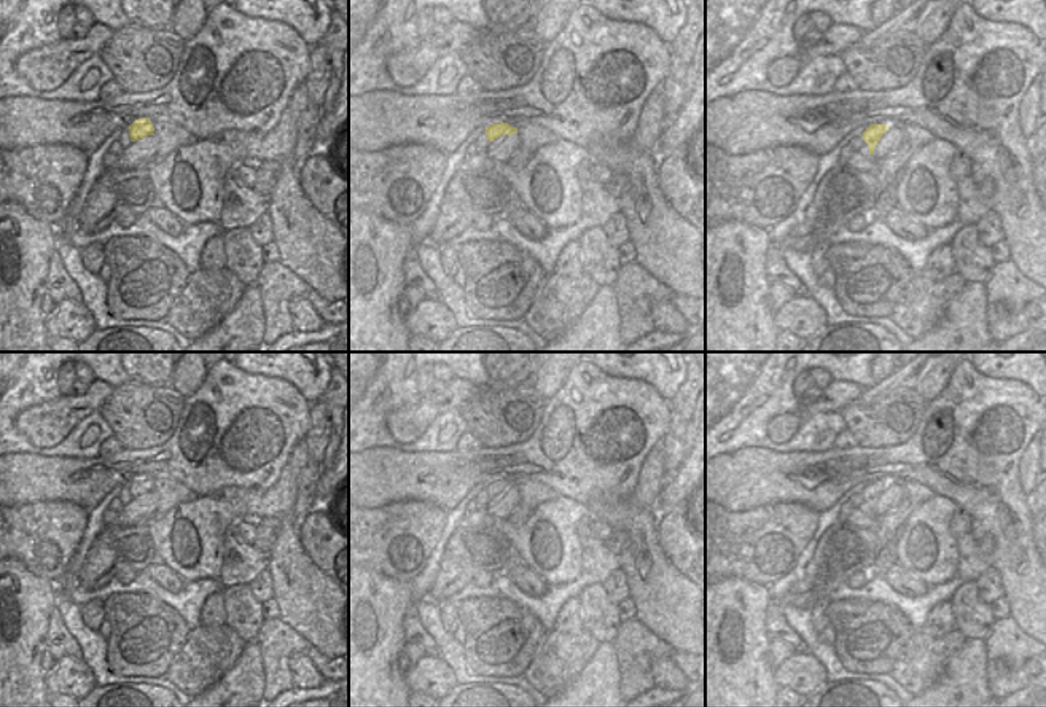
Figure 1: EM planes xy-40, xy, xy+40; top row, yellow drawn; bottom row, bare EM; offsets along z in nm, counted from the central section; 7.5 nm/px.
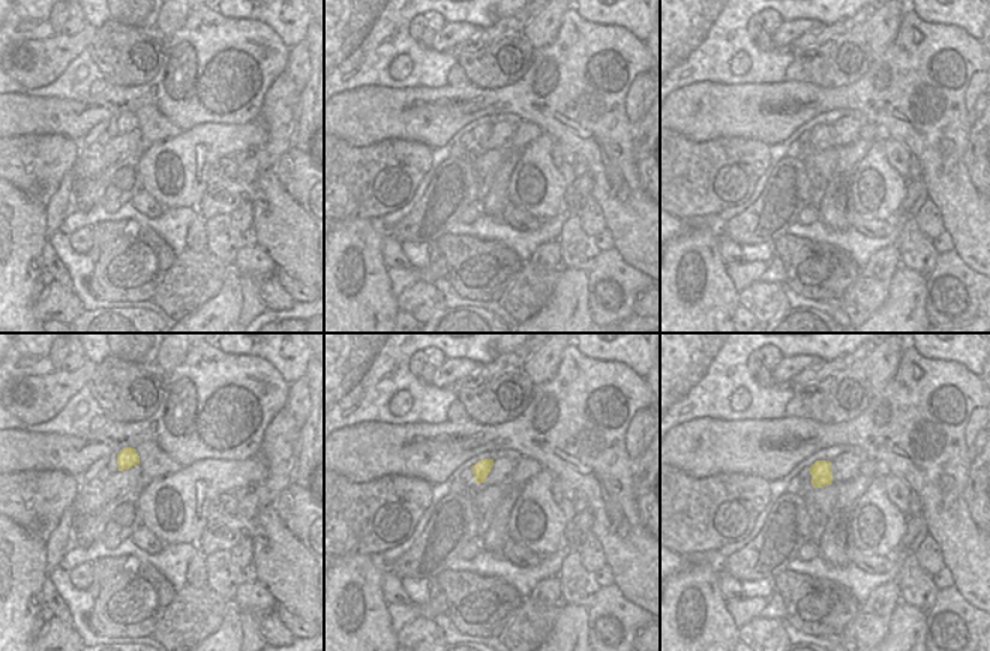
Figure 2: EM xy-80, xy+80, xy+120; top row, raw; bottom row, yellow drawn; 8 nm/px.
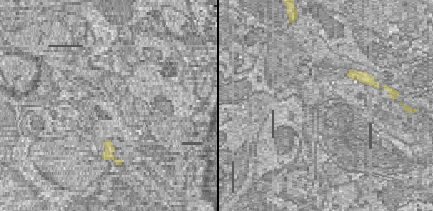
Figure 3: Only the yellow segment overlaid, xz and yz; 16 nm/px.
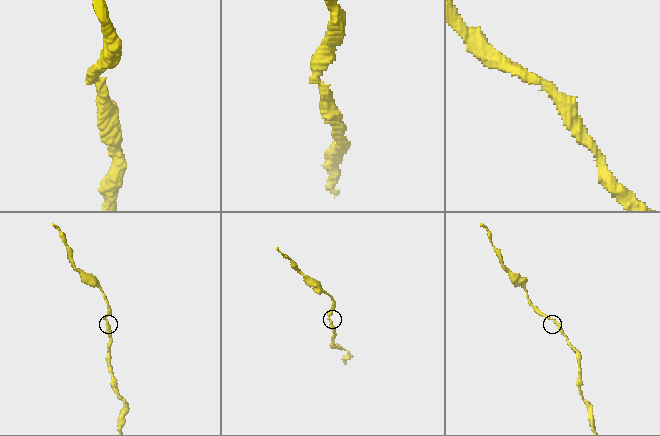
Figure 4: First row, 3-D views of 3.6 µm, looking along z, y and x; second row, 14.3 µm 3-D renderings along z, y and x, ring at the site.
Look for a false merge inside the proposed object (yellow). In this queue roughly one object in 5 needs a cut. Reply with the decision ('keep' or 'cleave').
keep

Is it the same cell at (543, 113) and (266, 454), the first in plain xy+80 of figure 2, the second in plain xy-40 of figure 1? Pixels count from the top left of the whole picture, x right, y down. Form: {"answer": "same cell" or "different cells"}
{"answer": "same cell"}

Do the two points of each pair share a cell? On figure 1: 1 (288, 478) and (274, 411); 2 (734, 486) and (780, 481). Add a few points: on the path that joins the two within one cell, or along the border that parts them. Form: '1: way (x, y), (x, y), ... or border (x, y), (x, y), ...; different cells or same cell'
1: border (287, 460), (281, 476), (260, 491); different cells
2: way (745, 481), (769, 481); same cell

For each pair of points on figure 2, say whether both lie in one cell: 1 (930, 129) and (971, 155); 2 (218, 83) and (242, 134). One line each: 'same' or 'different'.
1: different
2: different

